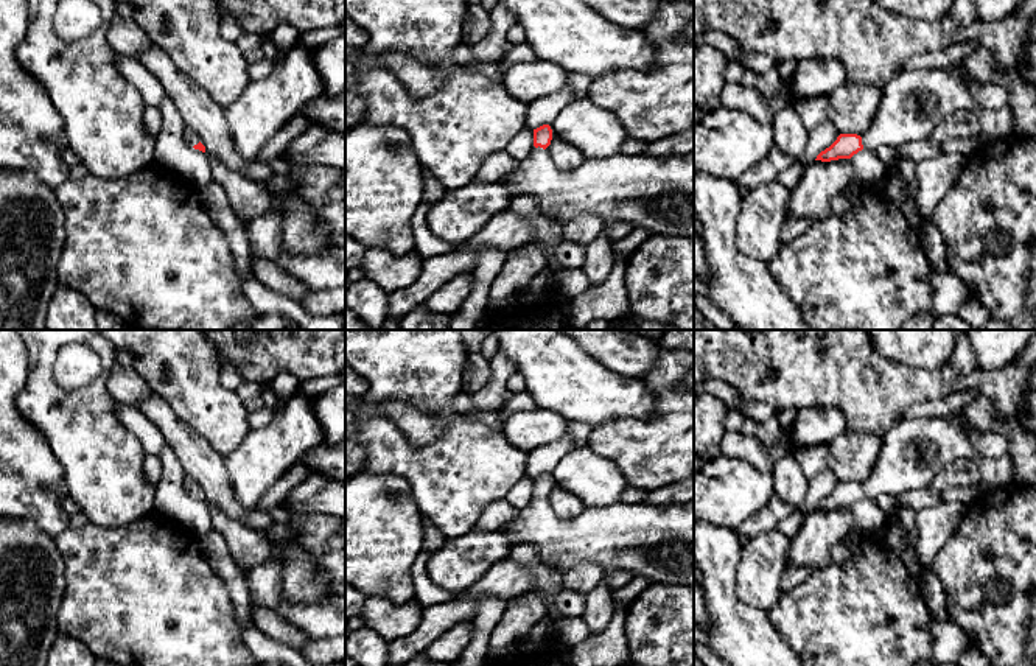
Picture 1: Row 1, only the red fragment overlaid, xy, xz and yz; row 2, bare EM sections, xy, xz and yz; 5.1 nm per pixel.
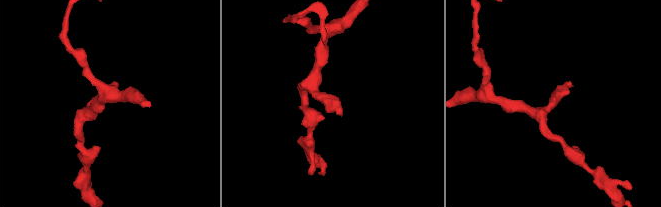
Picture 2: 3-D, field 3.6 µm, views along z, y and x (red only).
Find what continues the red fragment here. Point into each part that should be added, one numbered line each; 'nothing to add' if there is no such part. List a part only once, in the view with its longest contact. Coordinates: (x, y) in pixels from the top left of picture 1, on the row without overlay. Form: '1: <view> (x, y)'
1: xz (657, 542)

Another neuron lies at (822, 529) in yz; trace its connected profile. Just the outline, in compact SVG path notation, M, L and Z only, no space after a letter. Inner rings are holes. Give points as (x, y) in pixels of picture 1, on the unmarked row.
M851 507L814 509L806 514L801 529L790 538L789 563L817 570L828 566L832 546L851 531Z

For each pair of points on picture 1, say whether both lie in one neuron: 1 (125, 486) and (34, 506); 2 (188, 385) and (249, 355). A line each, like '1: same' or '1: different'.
1: different
2: different

